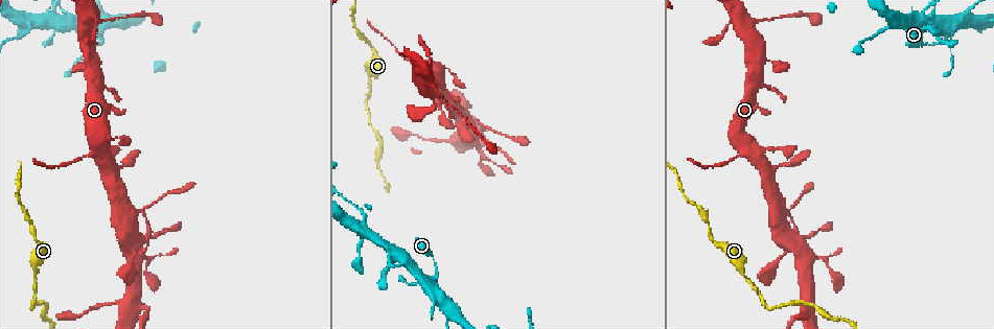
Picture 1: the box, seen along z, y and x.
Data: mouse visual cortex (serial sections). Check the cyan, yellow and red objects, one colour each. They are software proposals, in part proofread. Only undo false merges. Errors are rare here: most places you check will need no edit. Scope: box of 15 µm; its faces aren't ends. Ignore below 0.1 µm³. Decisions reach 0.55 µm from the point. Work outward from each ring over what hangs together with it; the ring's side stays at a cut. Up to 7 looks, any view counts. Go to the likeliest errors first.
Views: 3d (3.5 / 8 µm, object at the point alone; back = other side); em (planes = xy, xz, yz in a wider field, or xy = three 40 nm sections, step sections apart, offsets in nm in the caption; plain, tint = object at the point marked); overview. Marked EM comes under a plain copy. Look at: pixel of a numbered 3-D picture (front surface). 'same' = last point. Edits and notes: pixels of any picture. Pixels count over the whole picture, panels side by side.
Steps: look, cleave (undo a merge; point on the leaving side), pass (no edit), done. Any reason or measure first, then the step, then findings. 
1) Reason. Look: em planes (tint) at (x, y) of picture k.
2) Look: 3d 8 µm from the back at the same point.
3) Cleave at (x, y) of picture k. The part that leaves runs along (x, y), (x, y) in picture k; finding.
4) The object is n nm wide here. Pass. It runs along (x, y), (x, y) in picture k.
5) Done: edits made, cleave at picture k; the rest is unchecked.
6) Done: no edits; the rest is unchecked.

Sharp bend. Look: 3d 3.5 µm at (32, 310) of picture 1.

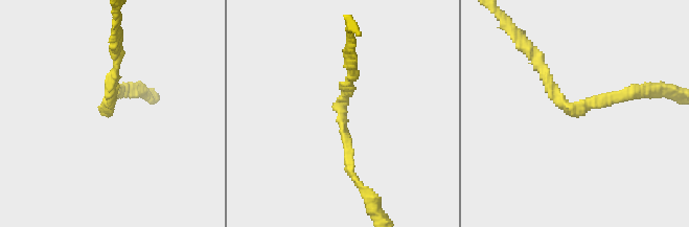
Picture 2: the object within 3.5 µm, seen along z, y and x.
The arms are 150, 150 nm wide; shape alone is not enough. Look: em xy step 2 (tint) at (342, 111) of picture 2.

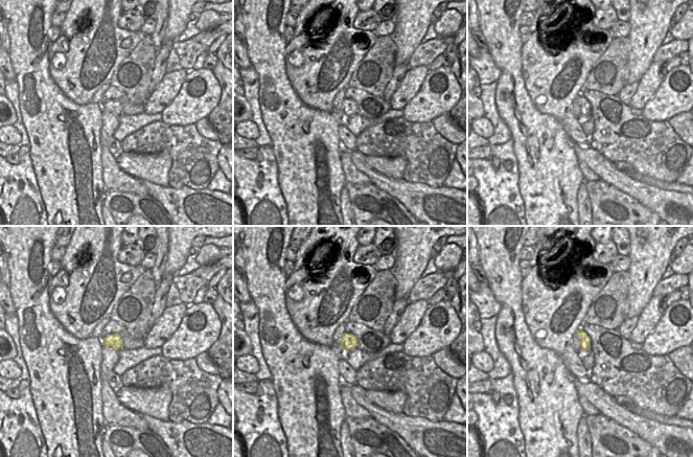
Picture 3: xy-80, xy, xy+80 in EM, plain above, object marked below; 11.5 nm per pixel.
Pass. It runs along (532, 52), (573, 110), (634, 91) in picture 2; continuous, no second cell.

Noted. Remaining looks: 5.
Thick turns thin. Look: 3d 3.5 µm at (99, 21) of picture 1.

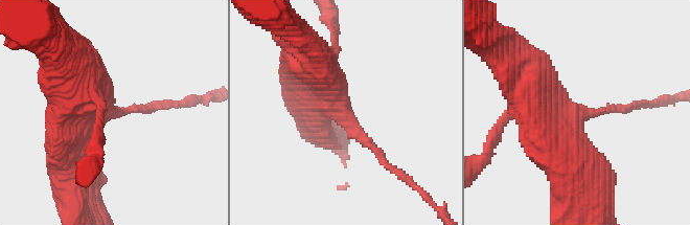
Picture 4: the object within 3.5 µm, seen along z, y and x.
The arms are 100, 450 nm wide; shape alone is not enough. Look: em xy step 2 (tint) at (119, 112) of picture 4.

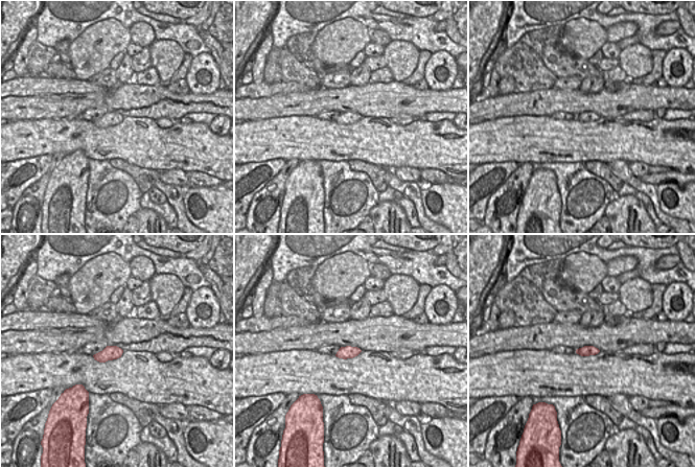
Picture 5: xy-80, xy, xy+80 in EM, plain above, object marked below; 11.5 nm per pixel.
The object is 150 nm wide here. Pass. It runs along (312, 97), (327, 99), (405, 175) in picture 4; continuous, no second cell.

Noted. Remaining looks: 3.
Calibre changes. Look: 3d 8 µm from the back at (472, 119) of picture 1.

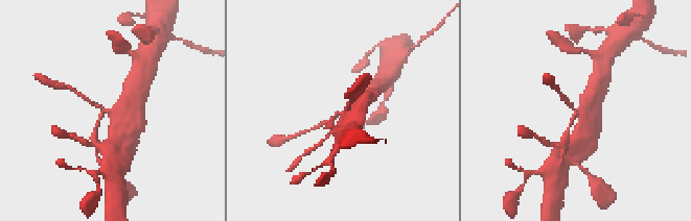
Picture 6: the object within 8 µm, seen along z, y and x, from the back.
Need the tissue. Look: em xy step 1 (tint) at (110, 109) of picture 6.

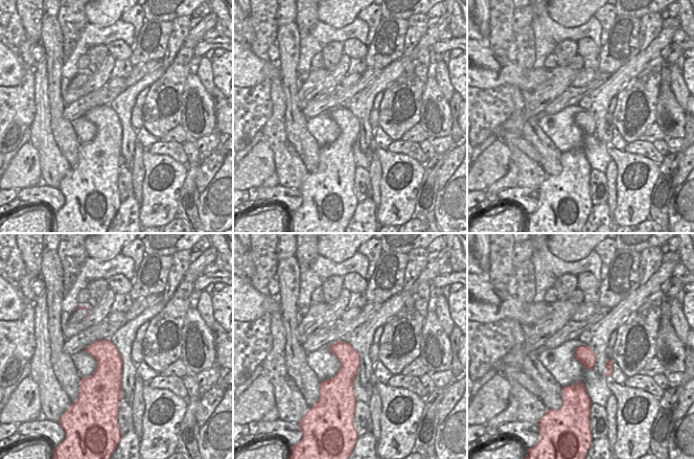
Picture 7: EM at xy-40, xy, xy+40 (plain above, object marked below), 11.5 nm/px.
The object is 240 nm wide here. Pass. It runs along (363, 99), (320, 125) in picture 6; all the same cell.

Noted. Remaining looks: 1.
Done: no edits; the rest is unchecked.

